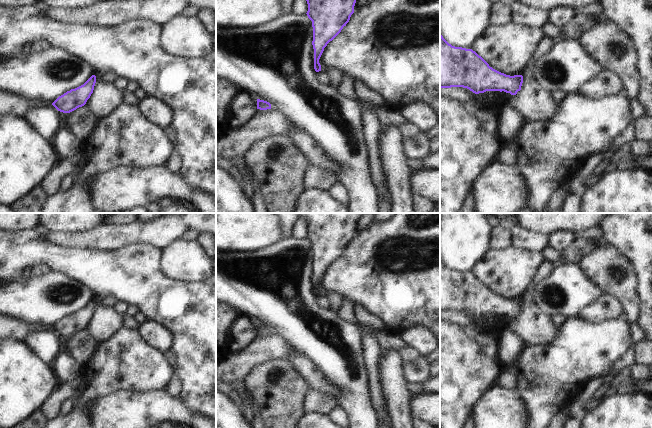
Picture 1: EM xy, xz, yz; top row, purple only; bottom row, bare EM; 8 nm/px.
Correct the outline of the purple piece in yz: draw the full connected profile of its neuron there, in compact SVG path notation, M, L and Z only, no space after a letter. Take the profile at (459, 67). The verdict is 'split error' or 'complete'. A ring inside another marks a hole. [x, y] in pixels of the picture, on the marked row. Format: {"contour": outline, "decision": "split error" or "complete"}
{"contour": "M440 33L440 89L467 88L475 94L504 91L516 95L522 75L506 75L492 67L475 51L449 44Z", "decision": "complete"}

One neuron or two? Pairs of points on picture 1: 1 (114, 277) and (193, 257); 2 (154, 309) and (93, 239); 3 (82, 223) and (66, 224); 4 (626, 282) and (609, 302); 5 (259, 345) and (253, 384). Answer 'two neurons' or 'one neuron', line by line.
1: two neurons
2: two neurons
3: one neuron
4: two neurons
5: two neurons

